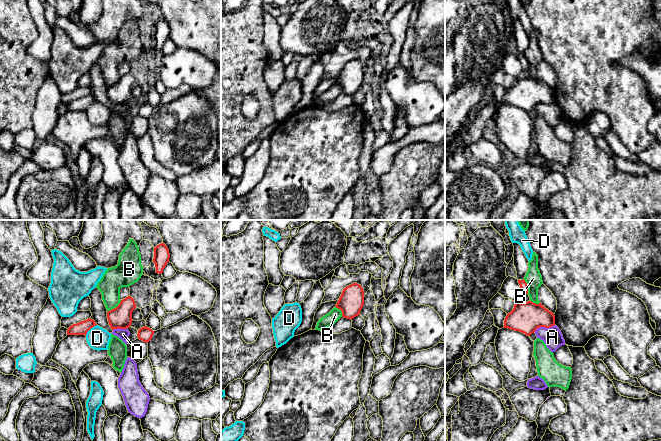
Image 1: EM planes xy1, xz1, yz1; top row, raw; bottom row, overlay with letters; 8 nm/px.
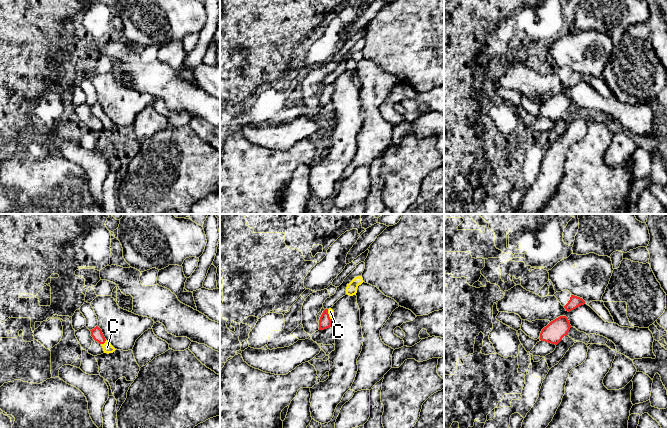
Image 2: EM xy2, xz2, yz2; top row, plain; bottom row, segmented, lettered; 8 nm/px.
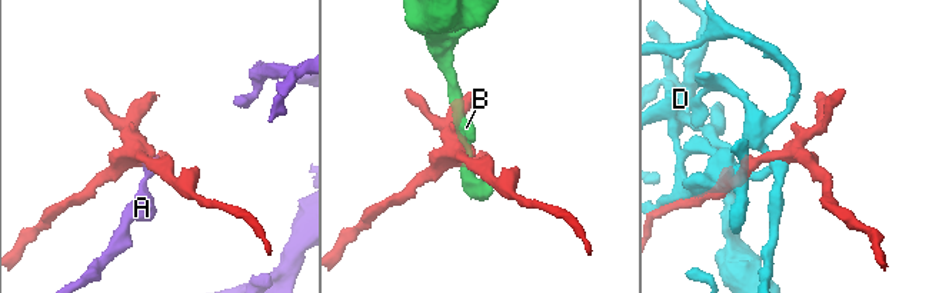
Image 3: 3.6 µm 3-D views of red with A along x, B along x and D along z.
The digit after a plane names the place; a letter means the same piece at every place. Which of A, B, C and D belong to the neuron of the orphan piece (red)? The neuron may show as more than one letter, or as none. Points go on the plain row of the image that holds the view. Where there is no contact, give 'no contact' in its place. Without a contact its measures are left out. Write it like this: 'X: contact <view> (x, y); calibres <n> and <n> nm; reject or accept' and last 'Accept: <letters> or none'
A: contact yz1 (544, 102); calibres 240 and 160 nm; reject
B: contact xy1 (114, 84); calibres 180 and 190 nm; reject
C: contact xy2 (103, 119); calibres 90 and 80 nm; accept
D: contact xy1 (90, 104); calibres 110 and 180 nm; reject
Accept: C

